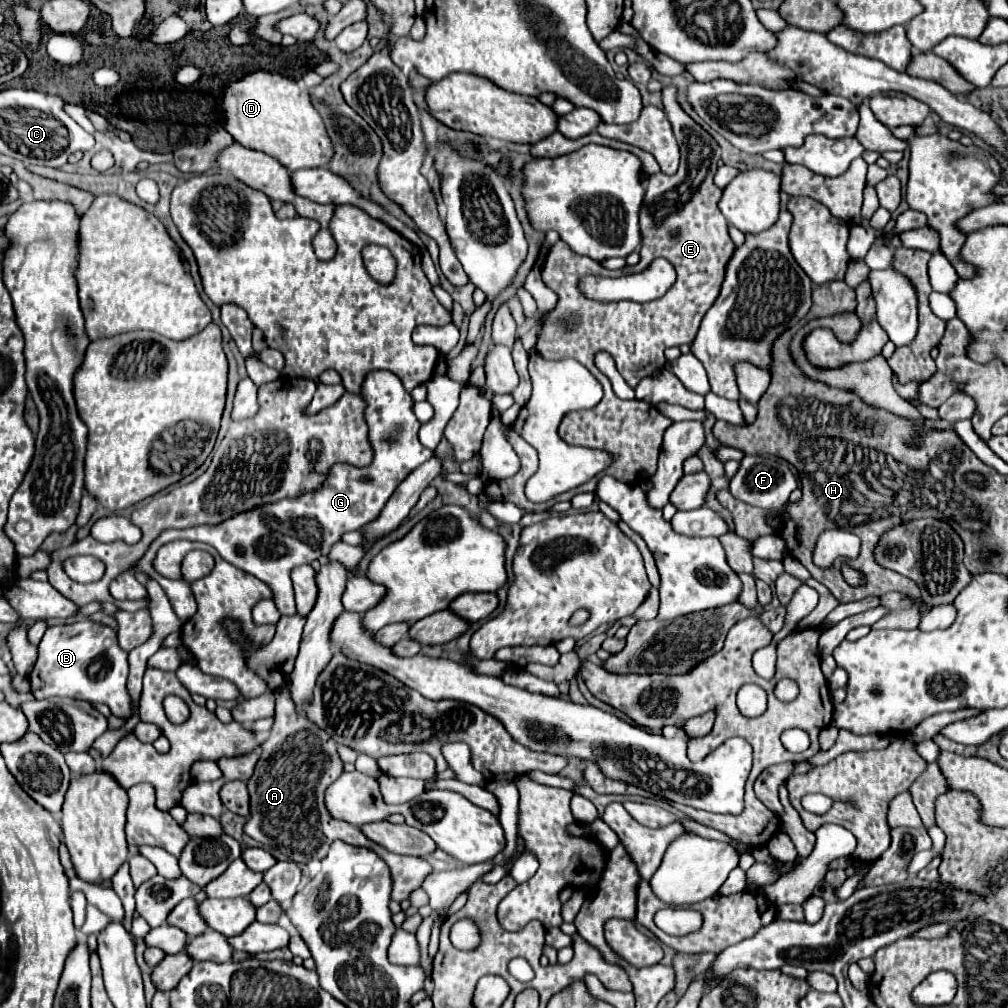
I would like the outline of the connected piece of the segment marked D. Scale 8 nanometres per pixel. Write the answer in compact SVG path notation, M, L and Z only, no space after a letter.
M257 70L231 82L221 90L221 112L223 128L237 144L249 150L265 150L287 170L319 168L333 156L323 120L313 108L307 90L281 74Z

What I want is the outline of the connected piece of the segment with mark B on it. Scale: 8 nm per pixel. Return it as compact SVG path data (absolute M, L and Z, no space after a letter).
M79 620L73 624L49 626L39 642L39 658L29 674L31 694L41 698L67 696L75 700L91 700L107 704L115 716L131 716L131 700L127 694L127 652L117 644L117 632L109 626Z

